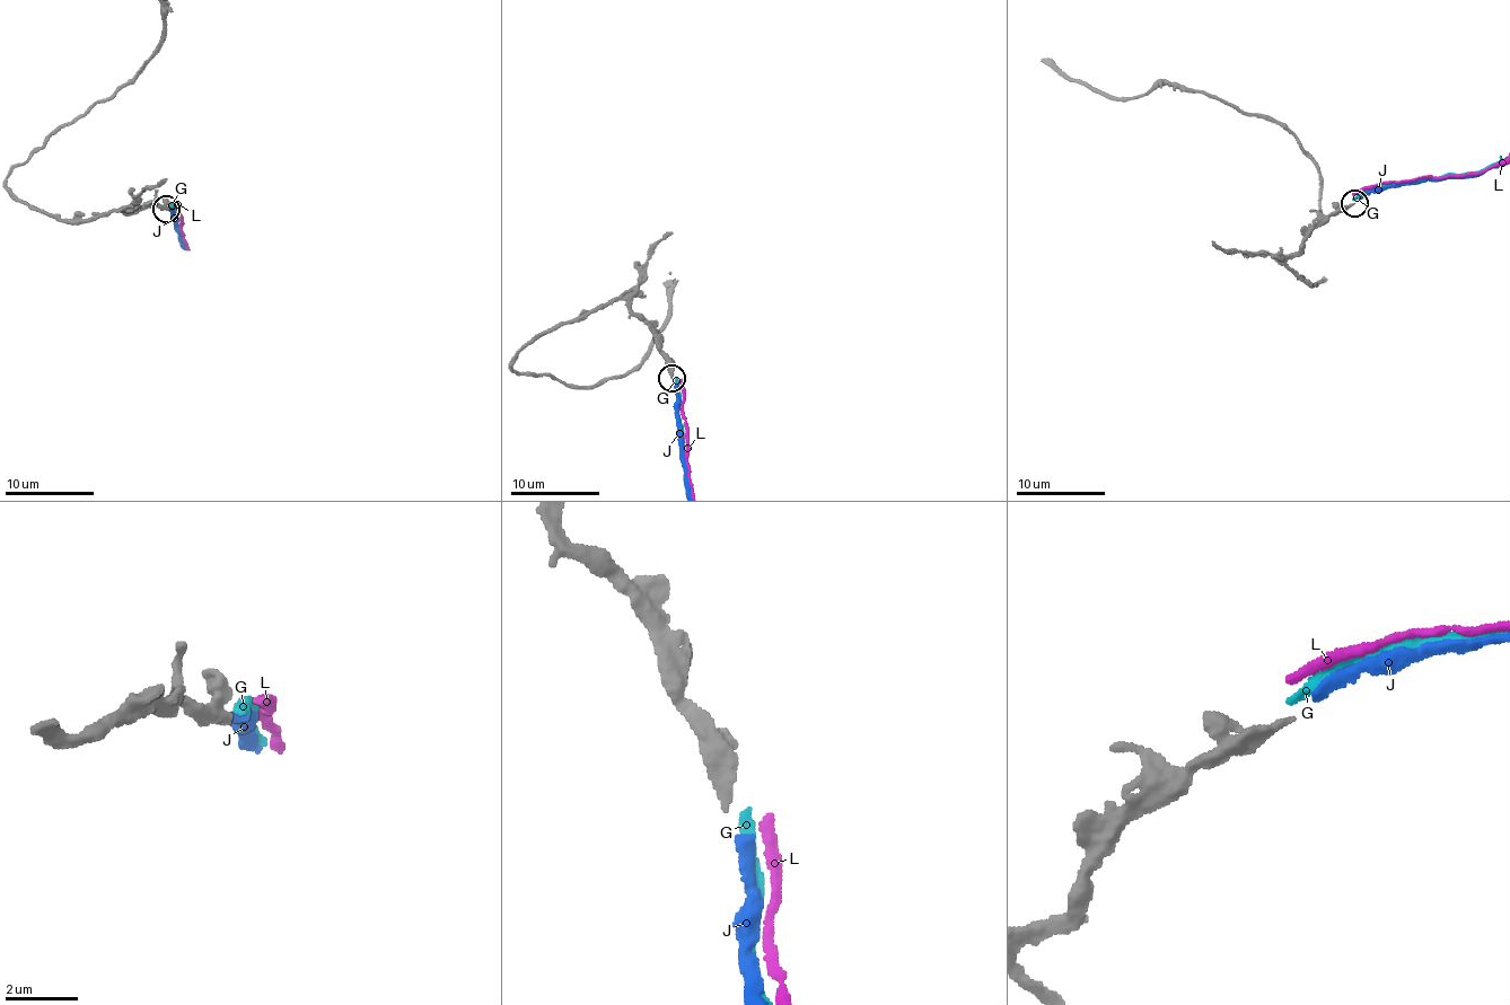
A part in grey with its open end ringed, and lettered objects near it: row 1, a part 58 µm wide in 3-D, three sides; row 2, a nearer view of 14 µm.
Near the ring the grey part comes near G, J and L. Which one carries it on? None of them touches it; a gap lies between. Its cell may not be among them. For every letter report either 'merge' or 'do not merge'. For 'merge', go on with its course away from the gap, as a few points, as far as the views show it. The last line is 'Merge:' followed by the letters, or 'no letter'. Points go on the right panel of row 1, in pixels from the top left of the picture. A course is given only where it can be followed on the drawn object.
G: do not merge
J: merge
L: do not merge
Merge: J

